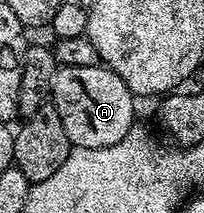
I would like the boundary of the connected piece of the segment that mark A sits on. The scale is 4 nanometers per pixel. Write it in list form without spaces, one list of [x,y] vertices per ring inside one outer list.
[[[59,67],[51,82],[50,106],[55,108],[72,148],[101,149],[117,145],[136,126],[136,96],[108,67]]]

